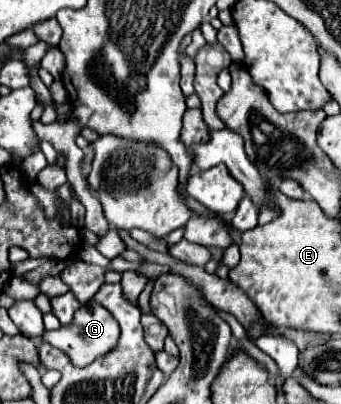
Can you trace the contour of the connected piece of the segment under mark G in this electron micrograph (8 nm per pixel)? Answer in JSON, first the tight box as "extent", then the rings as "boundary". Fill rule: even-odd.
{"extent":[41,303,117,367],"boundary":[[[89,303],[75,313],[75,319],[71,325],[59,327],[57,331],[45,331],[41,341],[61,349],[75,367],[85,367],[85,365],[93,363],[95,357],[101,357],[101,355],[109,353],[111,349],[115,349],[115,345],[117,345],[117,321],[101,305]]]}

